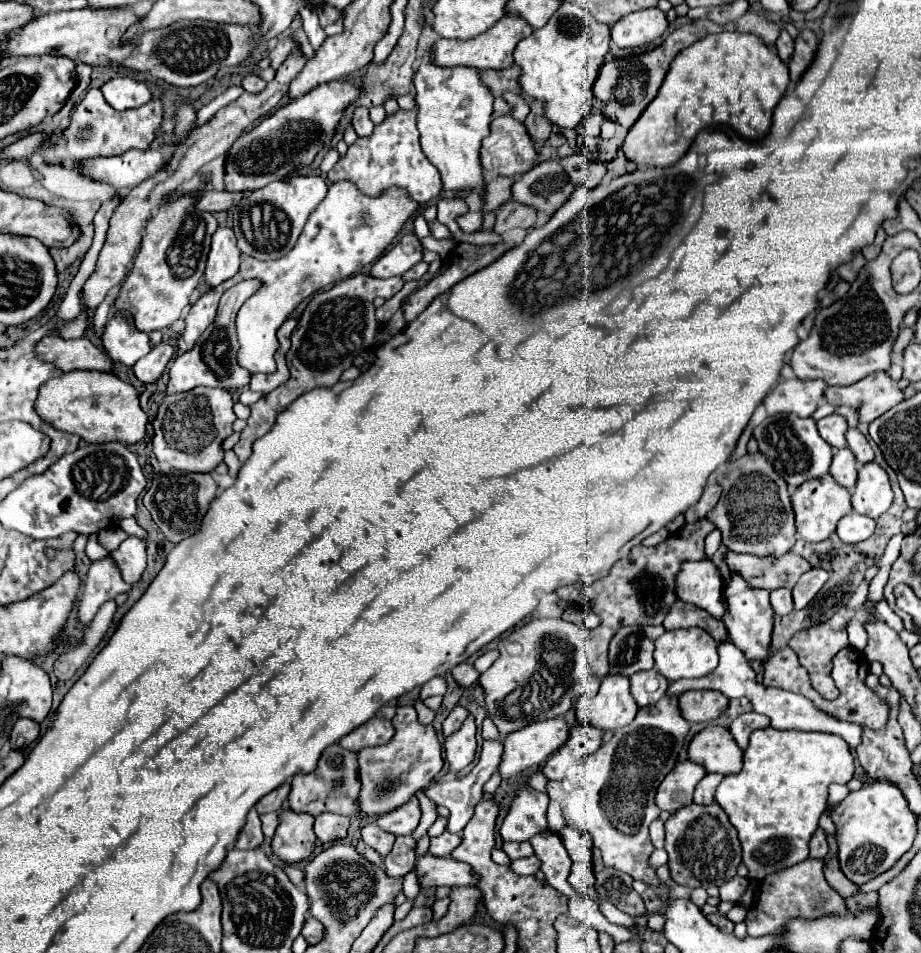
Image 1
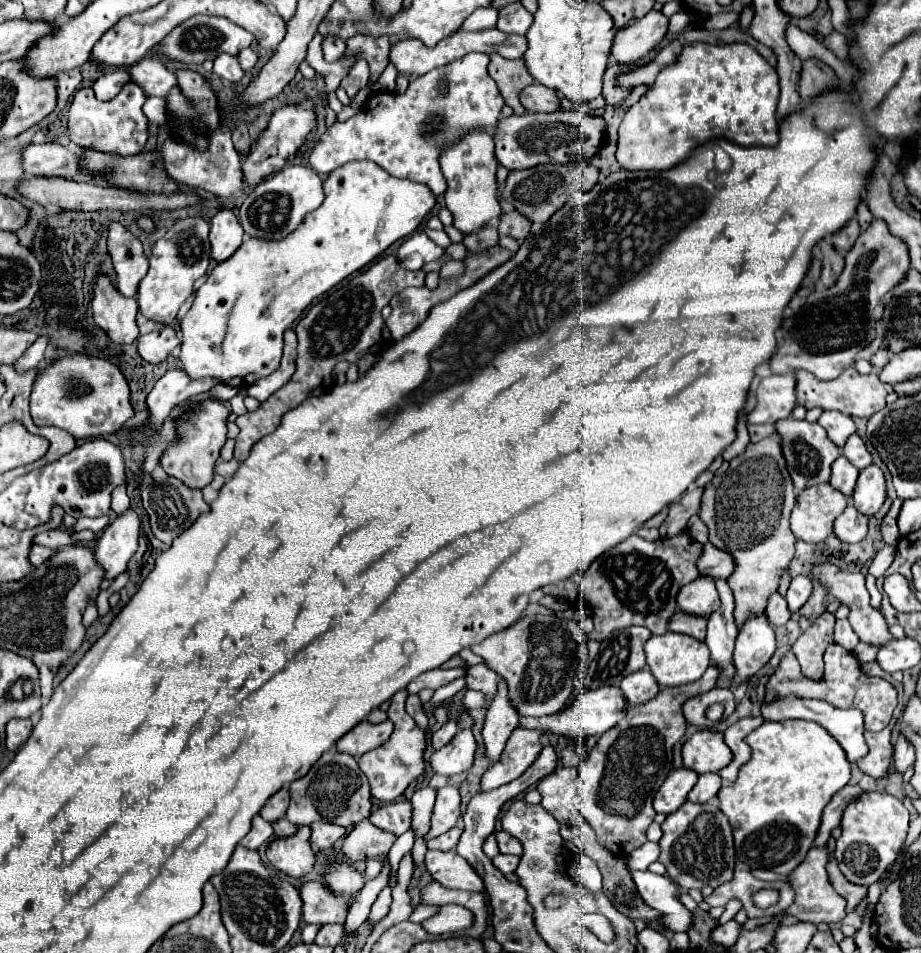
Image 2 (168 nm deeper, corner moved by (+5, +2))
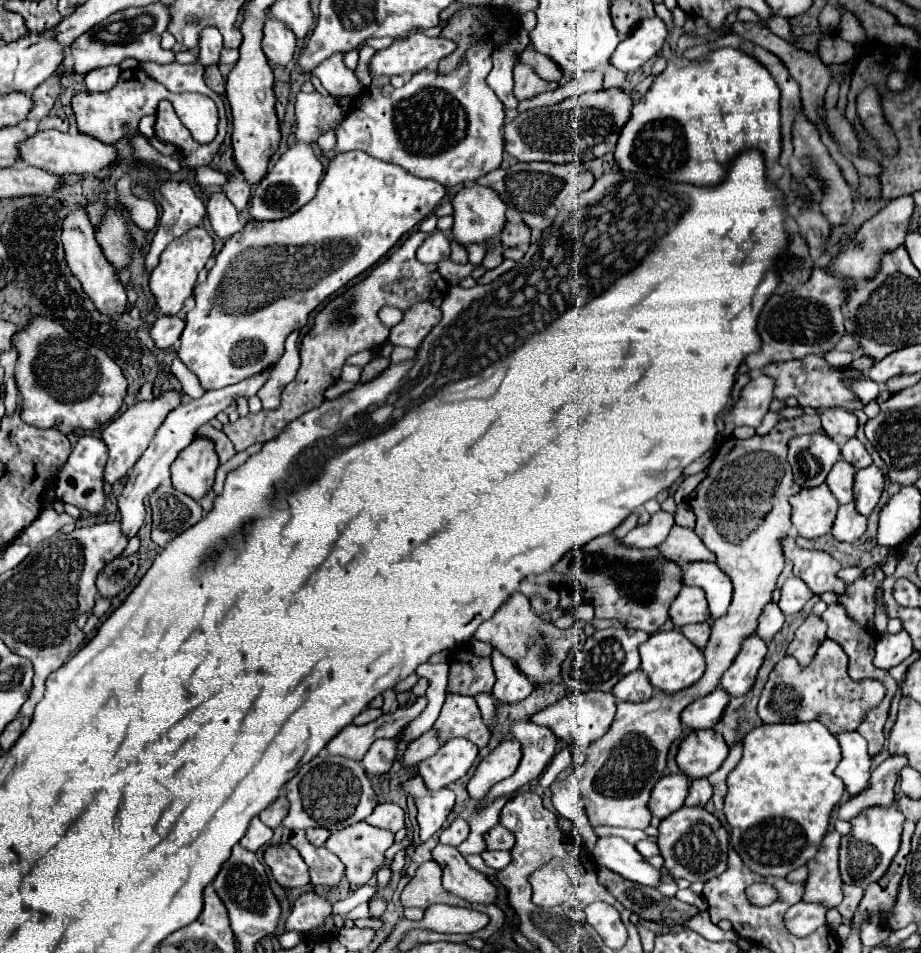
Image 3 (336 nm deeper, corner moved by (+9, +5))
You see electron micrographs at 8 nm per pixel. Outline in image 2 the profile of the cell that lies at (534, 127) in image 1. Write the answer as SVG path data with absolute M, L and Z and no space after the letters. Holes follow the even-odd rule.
M530 84L520 92L520 102L528 112L554 112L560 108L560 100L556 90L548 90L548 86Z

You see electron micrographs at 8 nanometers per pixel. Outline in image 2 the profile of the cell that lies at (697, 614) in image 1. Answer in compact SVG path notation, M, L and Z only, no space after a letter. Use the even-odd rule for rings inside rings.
M676 612L670 620L670 626L668 630L672 632L680 632L680 634L688 634L696 640L704 640L706 638L706 618L700 618L700 616L690 616L690 614L684 614L684 612Z

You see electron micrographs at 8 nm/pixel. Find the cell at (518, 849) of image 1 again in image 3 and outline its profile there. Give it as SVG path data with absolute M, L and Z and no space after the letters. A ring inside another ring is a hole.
M496 825L492 831L488 831L488 835L484 839L486 839L488 849L500 849L500 851L510 851L516 841L512 831L504 829L502 825Z

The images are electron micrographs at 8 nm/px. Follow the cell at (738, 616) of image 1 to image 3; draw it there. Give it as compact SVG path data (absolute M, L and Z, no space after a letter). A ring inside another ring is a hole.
M754 633L744 639L742 649L734 657L732 665L728 671L722 675L720 685L730 693L730 695L746 695L756 679L756 673L766 657L766 643Z

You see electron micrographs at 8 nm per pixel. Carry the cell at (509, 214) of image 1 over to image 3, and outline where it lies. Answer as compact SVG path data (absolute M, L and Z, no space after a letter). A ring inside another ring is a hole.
M506 223L500 233L500 241L504 247L518 247L530 243L530 227L526 223Z

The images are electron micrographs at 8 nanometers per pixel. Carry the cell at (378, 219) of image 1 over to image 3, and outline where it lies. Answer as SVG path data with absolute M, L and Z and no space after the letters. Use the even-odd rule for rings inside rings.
M350 151L336 155L320 181L316 197L296 215L282 221L248 221L240 233L224 243L214 267L208 271L208 279L194 289L196 307L186 315L178 349L180 361L198 377L206 391L222 389L266 371L284 353L284 339L306 325L310 311L386 255L404 233L434 211L444 193L446 189L440 183L412 177L402 167L378 161L368 153ZM252 281L266 281L264 287L272 289L272 295L266 301L260 299L260 293L250 289L254 287Z

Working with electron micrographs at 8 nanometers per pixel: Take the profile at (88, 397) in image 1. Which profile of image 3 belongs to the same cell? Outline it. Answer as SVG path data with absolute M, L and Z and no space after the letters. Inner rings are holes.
M32 319L32 323L16 335L14 347L20 351L16 363L16 383L22 395L22 419L28 425L40 429L54 427L68 435L76 429L94 431L106 425L120 411L128 387L120 367L102 349L74 339L68 331L64 331L64 327L60 327L60 323L52 319Z

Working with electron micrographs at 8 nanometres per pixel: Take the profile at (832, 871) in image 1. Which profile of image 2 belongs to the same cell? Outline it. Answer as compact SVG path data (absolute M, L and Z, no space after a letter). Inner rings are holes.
M834 838L828 840L828 850L830 850L828 874L830 874L830 882L832 882L834 890L836 890L840 896L846 898L846 902L848 902L846 912L852 912L852 910L866 898L868 888L866 888L866 886L856 886L856 884L852 884L852 882L848 882L848 880L844 878L844 874L840 872L838 864L836 864L836 860L834 860L834 842L836 842Z

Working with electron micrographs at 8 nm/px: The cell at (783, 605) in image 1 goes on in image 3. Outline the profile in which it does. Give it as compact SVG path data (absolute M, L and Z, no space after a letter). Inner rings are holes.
M768 603L758 619L758 629L756 633L764 639L764 641L770 641L784 625L784 613L780 611L778 603Z

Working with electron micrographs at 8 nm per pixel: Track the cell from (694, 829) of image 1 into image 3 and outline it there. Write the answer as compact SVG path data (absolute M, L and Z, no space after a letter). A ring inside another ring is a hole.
M680 807L676 813L660 821L658 827L658 847L664 857L664 869L674 879L686 879L690 883L714 879L726 871L728 859L728 833L716 815L708 813L704 807Z

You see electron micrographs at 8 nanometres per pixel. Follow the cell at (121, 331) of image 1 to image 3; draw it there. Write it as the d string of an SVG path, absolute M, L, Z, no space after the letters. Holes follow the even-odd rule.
M78 209L66 217L66 221L62 225L62 243L64 243L66 263L68 263L70 271L78 277L84 293L92 299L96 309L106 317L122 315L128 309L126 289L122 287L122 283L120 283L114 267L110 265L110 261L104 257L104 251L94 237L94 229L92 229L92 225L88 221L88 213L84 209Z

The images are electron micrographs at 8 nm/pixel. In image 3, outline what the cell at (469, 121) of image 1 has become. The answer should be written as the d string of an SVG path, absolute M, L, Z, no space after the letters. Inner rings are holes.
M472 183L472 185L466 185L464 189L460 189L452 197L452 207L454 207L454 213L452 213L452 217L454 217L452 237L460 245L490 241L502 231L502 227L506 223L506 217L504 217L506 203L500 201L498 193L492 187L486 187L486 185L480 185L480 183Z

